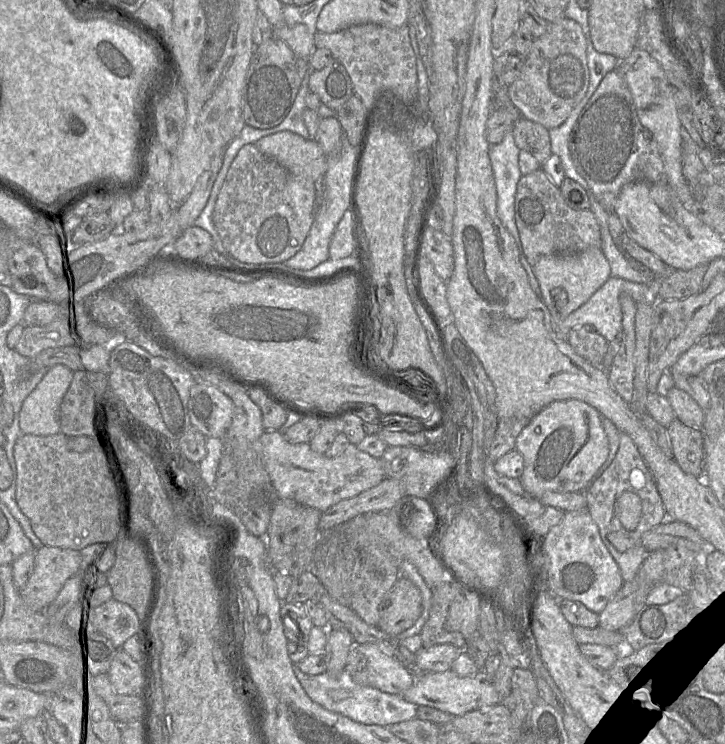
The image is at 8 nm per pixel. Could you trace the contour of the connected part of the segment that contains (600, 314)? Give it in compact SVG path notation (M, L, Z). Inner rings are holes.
M610 276L579 308L571 312L563 321L563 325L572 329L589 325L596 332L607 339L608 342L621 337L622 310L620 295L628 294L635 303L656 304L658 301L659 278L655 277L650 284L641 284L623 278Z

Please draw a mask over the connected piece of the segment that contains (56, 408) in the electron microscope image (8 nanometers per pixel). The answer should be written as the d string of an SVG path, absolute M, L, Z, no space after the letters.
M62 365L53 366L44 374L19 411L22 435L60 433L60 405L72 378L73 372Z

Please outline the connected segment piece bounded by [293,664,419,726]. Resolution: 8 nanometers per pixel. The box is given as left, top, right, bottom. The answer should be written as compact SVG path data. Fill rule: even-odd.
M297 664L293 665L293 669L301 686L314 702L327 710L340 713L355 721L391 726L417 716L418 705L406 700L402 695L388 693L355 682L346 667L336 676L327 672L319 675L308 675L300 671Z

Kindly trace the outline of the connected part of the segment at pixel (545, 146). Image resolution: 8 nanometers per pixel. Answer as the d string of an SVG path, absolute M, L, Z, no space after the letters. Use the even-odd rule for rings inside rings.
M519 118L512 129L515 144L529 152L540 164L552 154L548 129L539 123Z

